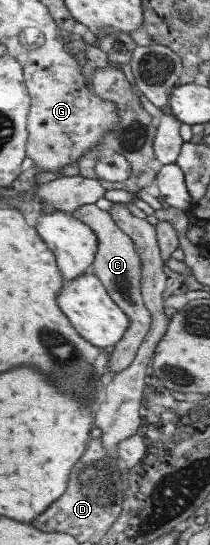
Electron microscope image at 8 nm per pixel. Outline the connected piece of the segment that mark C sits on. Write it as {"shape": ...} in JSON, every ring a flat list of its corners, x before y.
{"shape":[[95,204,83,205,75,213,75,218,81,222,88,223,96,231,100,239,100,248,96,256,96,262,91,271,103,282,111,298,123,309,123,312,130,318,131,326,125,332,123,340,114,347,112,358,109,361,108,369,119,373,127,369,135,360,135,355,139,352,139,347,143,344,143,339,149,332,151,317,149,309,145,306,143,288,143,261,141,255,135,247,133,239,127,235,117,224,112,214,105,210,99,210]]}

